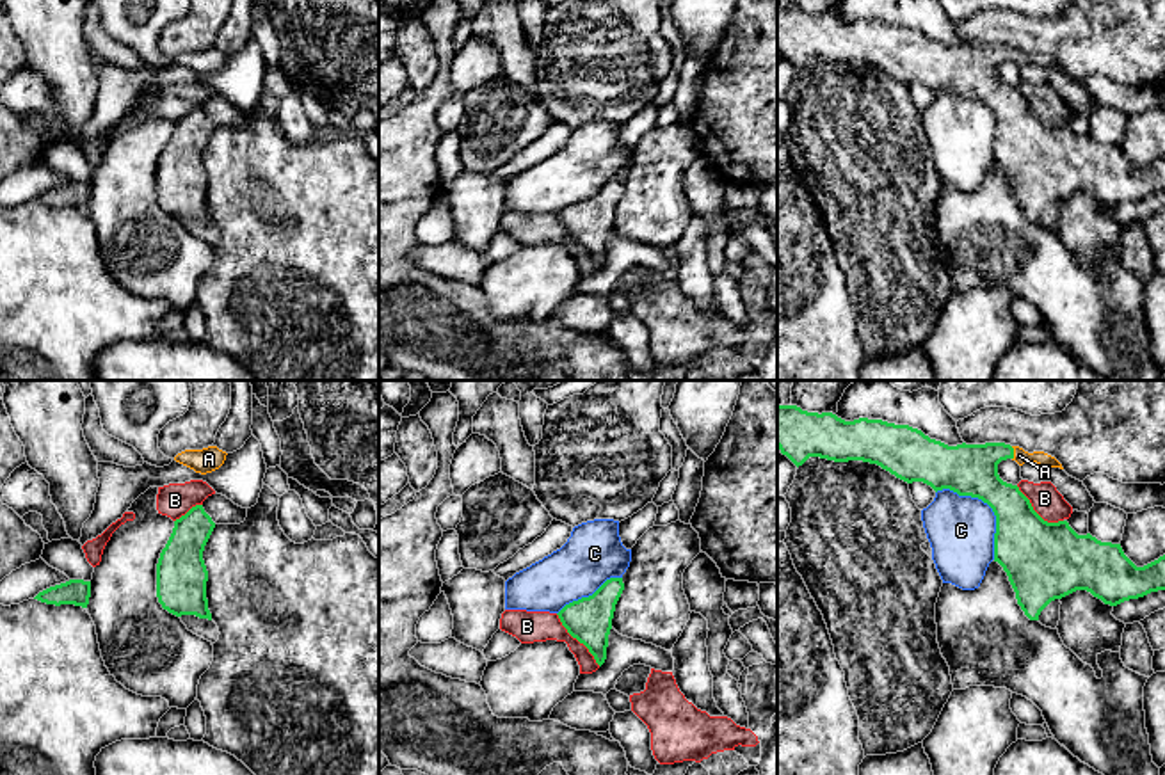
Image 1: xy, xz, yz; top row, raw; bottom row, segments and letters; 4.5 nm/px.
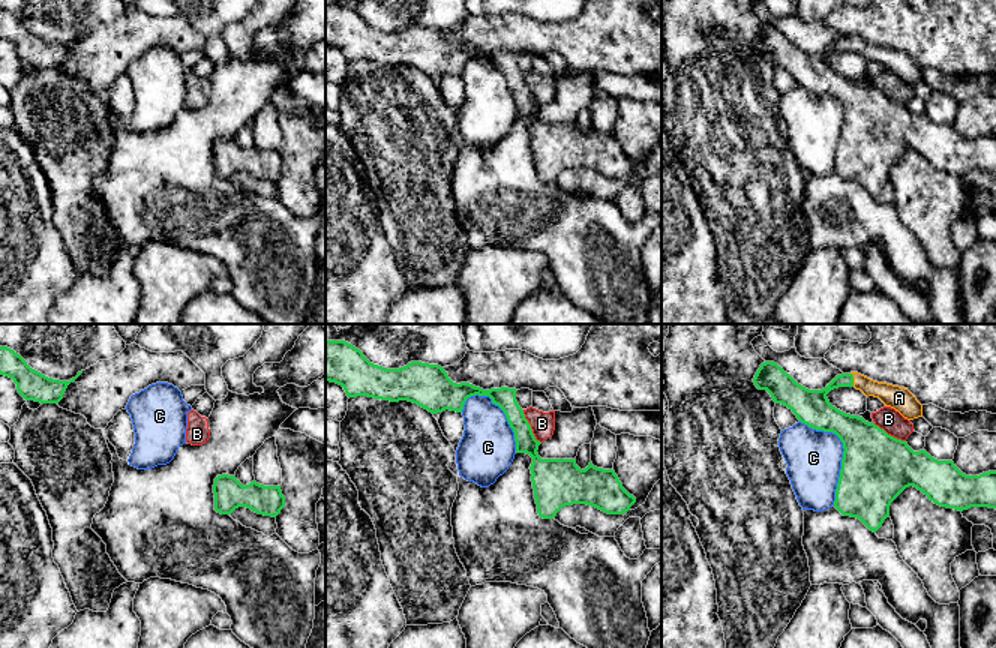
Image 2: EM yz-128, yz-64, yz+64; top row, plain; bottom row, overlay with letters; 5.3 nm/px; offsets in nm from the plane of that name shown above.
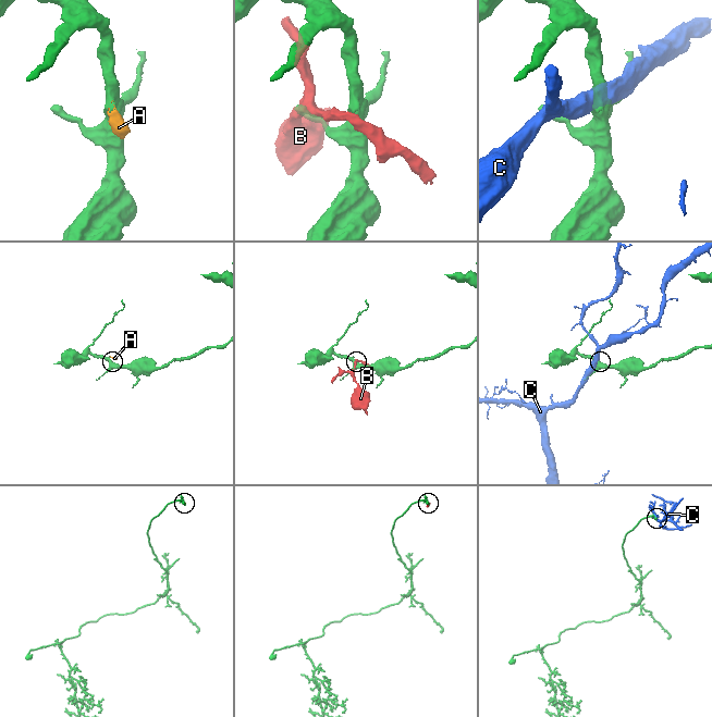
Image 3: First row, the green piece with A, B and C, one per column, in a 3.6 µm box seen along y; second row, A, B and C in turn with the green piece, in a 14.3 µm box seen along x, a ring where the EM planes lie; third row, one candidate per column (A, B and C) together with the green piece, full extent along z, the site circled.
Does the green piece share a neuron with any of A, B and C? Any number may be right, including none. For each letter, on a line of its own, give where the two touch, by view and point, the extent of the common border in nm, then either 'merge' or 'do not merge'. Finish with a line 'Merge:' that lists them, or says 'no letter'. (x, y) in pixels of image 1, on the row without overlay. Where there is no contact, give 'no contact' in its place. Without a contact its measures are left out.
A: yz (1012, 55) | 60 nm | merge
B: xz (577, 240) | 320 nm | do not merge
C: yz (989, 107) | 420 nm | do not merge
Merge: A

